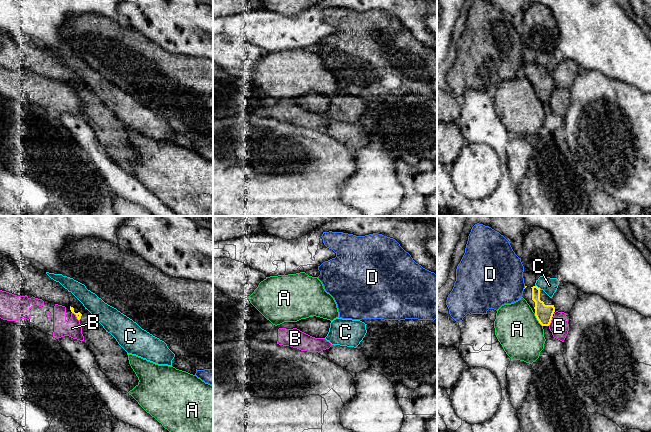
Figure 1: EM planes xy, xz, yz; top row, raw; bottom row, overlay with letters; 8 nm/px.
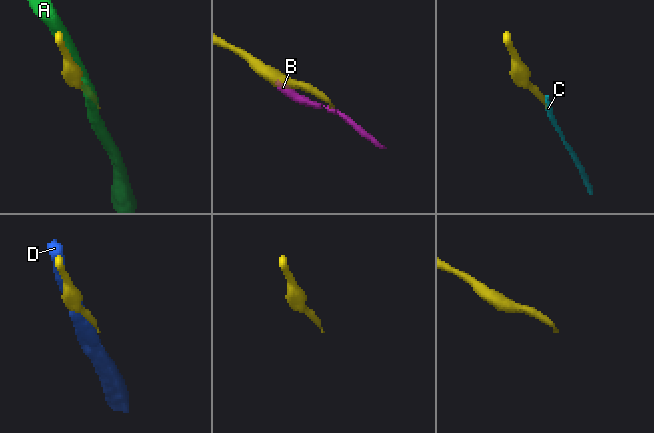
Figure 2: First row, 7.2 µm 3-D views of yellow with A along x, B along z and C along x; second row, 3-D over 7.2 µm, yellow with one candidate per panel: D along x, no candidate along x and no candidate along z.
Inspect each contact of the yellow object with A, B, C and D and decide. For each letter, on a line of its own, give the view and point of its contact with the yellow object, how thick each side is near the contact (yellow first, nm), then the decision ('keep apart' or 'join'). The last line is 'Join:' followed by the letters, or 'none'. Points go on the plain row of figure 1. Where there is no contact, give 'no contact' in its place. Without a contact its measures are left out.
A: contact yz (537, 95); calibres 140 and 360 nm; keep apart
B: contact yz (550, 98); calibres 140 and 150 nm; keep apart
C: contact yz (537, 63); calibres 140 and 130 nm; keep apart
D: contact yz (525, 63); calibres 20 and 440 nm; keep apart
Join: none

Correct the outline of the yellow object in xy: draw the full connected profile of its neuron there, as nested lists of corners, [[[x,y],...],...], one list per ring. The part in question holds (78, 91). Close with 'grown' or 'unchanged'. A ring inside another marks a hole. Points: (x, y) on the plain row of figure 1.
[[[66,83],[80,97],[84,119],[94,130],[99,145],[117,164],[129,168],[138,161],[138,153],[131,144],[127,128],[87,86]]]; grown

